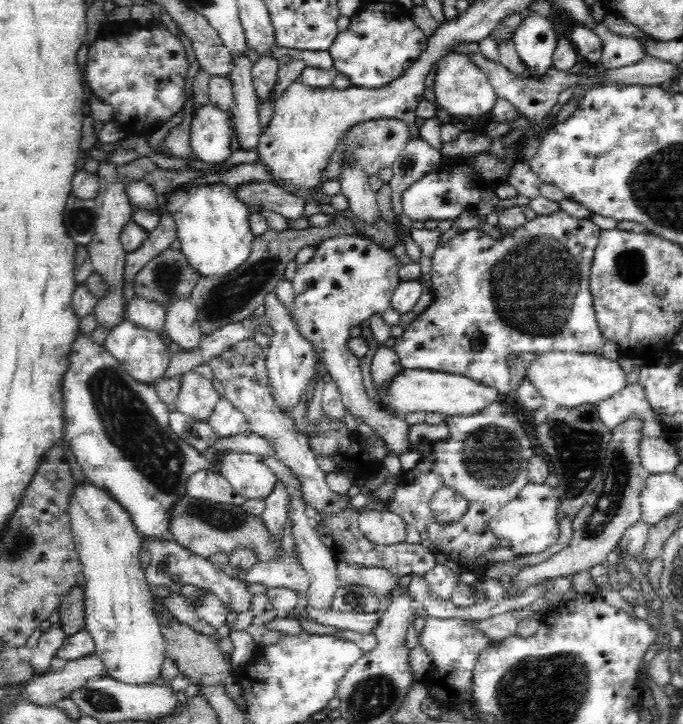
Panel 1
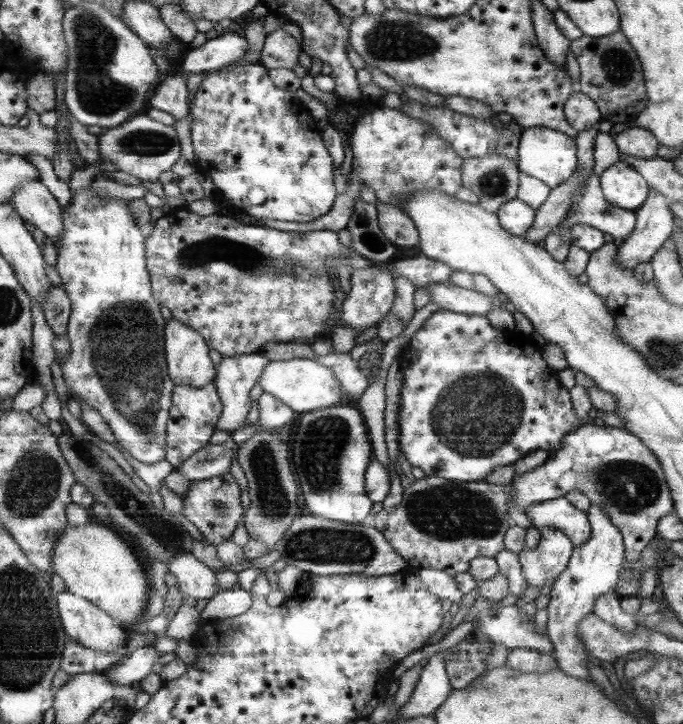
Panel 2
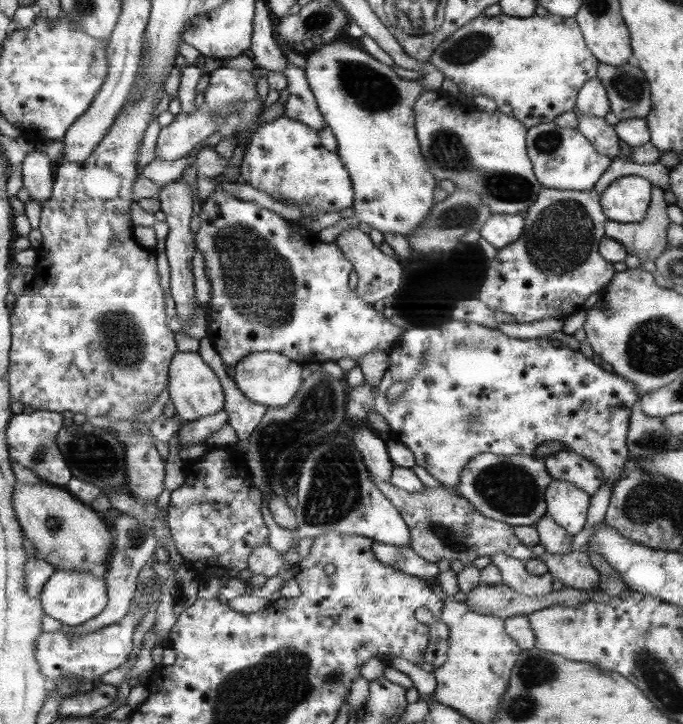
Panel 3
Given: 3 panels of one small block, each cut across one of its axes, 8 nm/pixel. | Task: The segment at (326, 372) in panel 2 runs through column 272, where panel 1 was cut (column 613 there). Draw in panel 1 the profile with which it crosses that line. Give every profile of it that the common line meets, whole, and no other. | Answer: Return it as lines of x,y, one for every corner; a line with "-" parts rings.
547,352
538,355
526,365
526,369
528,380
536,386
546,403
554,407
572,409
582,404
596,406
628,386
628,372
619,365
619,361
596,353

